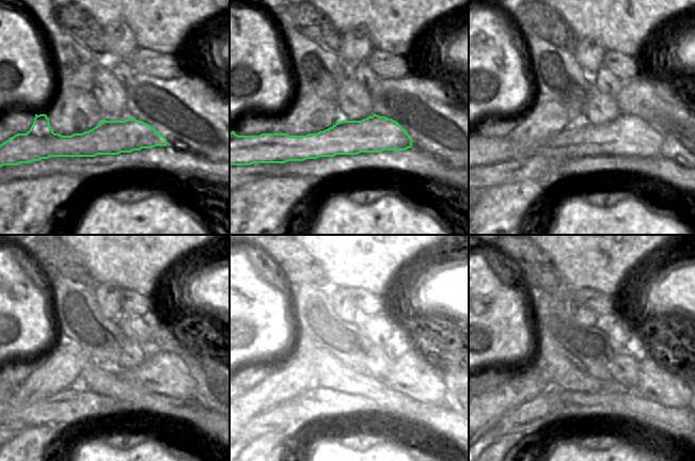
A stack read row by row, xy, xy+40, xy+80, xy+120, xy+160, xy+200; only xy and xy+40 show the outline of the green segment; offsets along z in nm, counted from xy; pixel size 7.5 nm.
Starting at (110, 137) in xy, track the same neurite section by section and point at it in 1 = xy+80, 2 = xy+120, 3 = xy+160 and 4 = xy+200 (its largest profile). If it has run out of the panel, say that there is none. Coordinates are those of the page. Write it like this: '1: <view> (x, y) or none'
1: xy+80 (629, 136)
2: xy+120 (167, 372)
3: xy+160 (412, 374)
4: xy+200 (657, 382)

